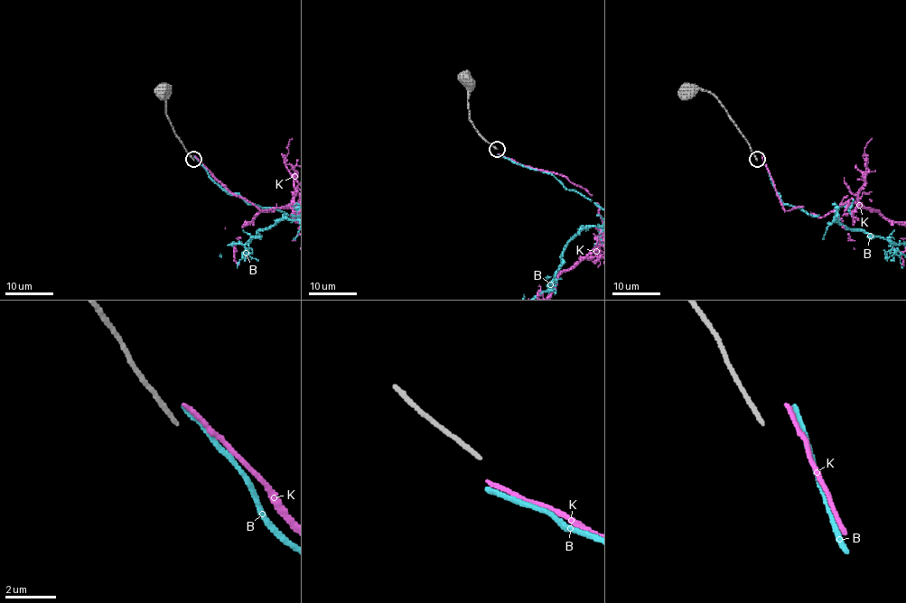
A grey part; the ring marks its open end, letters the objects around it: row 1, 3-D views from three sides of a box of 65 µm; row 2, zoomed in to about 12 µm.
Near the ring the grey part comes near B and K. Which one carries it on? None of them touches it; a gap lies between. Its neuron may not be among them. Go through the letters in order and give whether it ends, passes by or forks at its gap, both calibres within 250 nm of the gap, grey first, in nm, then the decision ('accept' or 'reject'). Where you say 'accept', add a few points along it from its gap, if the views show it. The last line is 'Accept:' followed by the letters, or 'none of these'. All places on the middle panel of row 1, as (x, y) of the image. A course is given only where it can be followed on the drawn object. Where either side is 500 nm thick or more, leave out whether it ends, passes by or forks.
B: it ends | 190/200 nm | reject
K: it ends | 190/170 nm | accept
Accept: K

